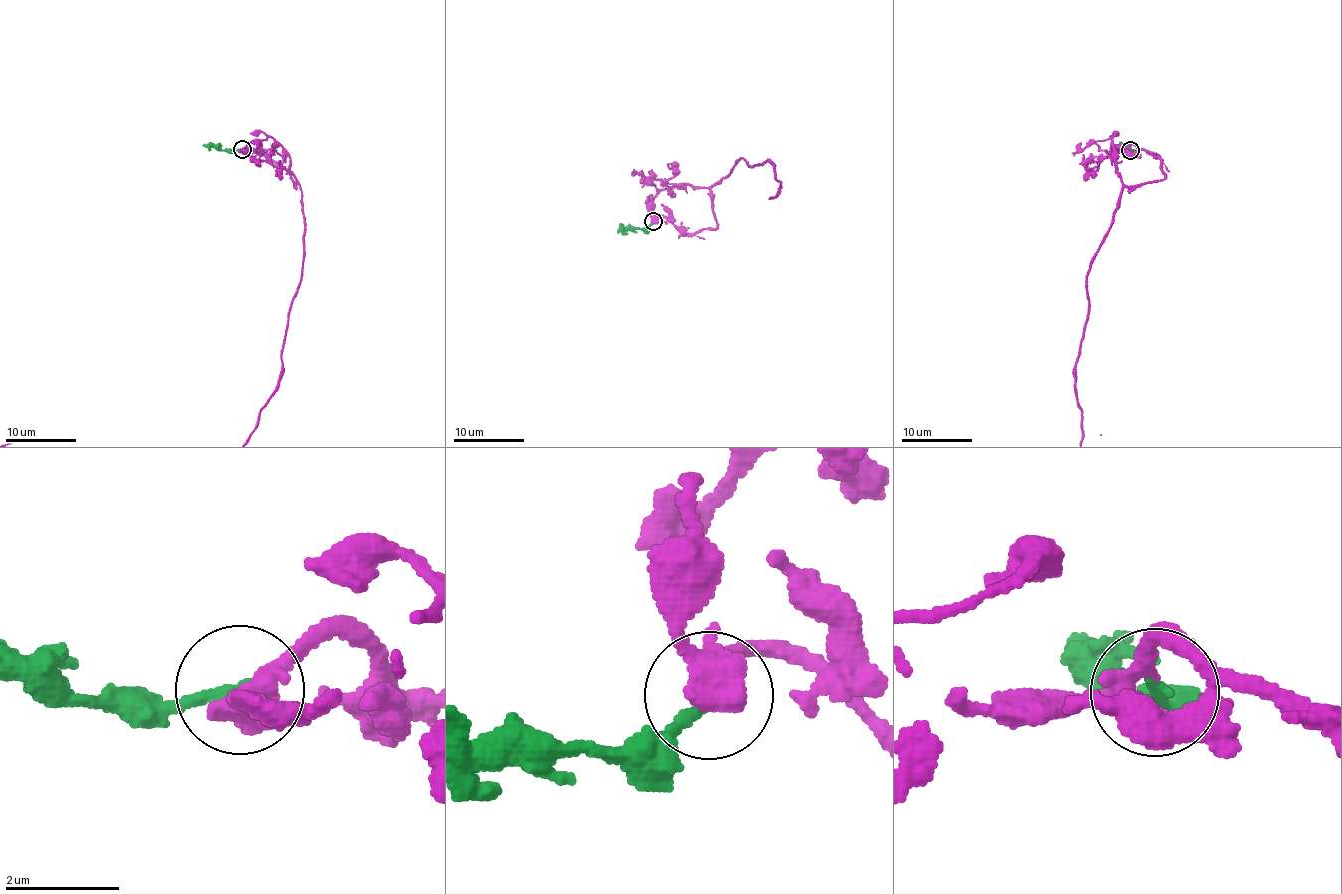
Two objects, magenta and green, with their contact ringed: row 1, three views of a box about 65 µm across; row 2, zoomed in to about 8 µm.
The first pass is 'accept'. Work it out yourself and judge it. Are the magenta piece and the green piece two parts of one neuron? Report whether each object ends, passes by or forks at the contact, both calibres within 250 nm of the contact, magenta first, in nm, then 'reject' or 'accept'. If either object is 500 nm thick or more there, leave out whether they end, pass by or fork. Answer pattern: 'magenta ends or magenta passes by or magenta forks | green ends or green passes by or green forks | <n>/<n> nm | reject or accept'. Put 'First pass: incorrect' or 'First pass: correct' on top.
First pass: correct
magenta passes by | green ends | 480/240 nm | accept

